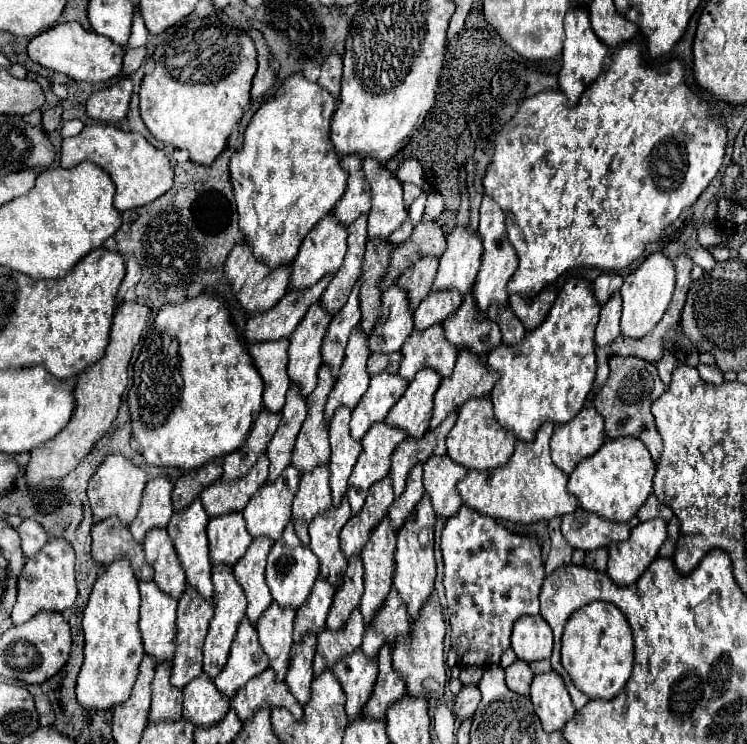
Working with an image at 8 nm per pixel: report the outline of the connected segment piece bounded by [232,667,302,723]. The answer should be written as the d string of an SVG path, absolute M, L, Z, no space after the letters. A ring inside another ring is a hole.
M270 667L252 681L248 681L232 699L232 709L238 713L238 719L242 723L252 721L258 709L274 709L274 707L288 709L296 717L296 721L302 719L302 707L294 701L284 683L274 681L274 671Z

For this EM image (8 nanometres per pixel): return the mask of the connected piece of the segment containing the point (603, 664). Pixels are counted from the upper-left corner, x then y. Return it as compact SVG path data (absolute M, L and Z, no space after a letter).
M590 603L578 609L566 623L562 635L562 665L574 685L588 699L614 699L626 685L634 663L632 629L626 617L612 603Z

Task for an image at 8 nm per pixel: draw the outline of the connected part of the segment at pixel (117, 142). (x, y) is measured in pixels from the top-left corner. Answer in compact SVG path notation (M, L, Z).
M86 125L80 135L62 141L62 167L72 169L84 161L96 163L112 177L116 185L114 207L120 213L156 201L174 183L174 171L164 151L152 147L140 133L126 133L122 129L116 129L114 125Z

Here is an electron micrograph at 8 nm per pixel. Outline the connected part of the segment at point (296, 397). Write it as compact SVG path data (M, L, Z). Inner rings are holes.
M290 387L286 393L286 405L282 409L280 425L268 445L268 459L270 459L270 475L268 483L274 483L282 471L290 465L290 455L296 443L296 437L302 429L302 421L306 419L306 401L300 397L298 387Z

